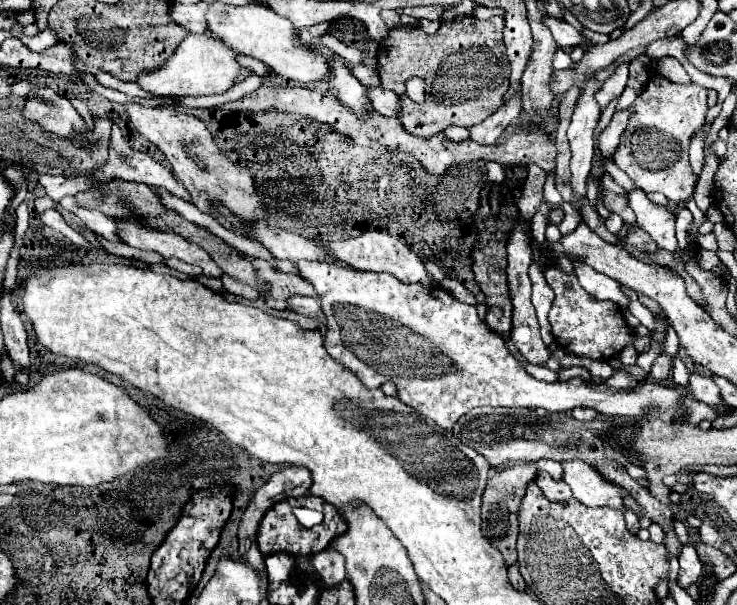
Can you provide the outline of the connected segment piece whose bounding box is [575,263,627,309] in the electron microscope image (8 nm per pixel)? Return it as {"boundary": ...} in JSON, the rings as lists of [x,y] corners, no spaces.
{"boundary":[[[575,263],[575,277],[579,279],[579,285],[595,299],[611,299],[623,309],[627,307],[627,299],[621,295],[619,283],[615,279],[609,279],[607,275],[601,275],[593,271],[591,267],[581,267]]]}

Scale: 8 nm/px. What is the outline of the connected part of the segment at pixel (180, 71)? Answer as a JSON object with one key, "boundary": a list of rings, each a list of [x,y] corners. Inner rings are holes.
{"boundary":[[[187,35],[177,51],[169,57],[169,63],[165,67],[141,75],[137,83],[155,95],[171,95],[171,97],[199,97],[199,95],[221,95],[227,93],[239,75],[239,61],[237,53],[229,47],[225,47],[221,41],[213,39],[211,35]]]}

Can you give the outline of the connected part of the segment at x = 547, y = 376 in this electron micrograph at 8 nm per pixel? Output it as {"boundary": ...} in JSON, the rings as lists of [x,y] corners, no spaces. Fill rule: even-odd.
{"boundary":[[[527,365],[525,367],[529,375],[533,375],[535,379],[541,379],[541,381],[557,381],[557,373],[547,369],[547,367],[539,367],[539,365]]]}

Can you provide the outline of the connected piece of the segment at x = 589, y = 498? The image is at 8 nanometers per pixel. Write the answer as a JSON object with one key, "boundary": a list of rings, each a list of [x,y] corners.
{"boundary":[[[573,459],[561,461],[561,465],[563,465],[563,481],[569,483],[569,487],[573,489],[573,497],[579,499],[581,503],[591,507],[611,505],[617,509],[623,509],[623,505],[627,505],[639,515],[639,507],[631,499],[631,495],[619,485],[603,481],[603,477],[585,461]]]}

